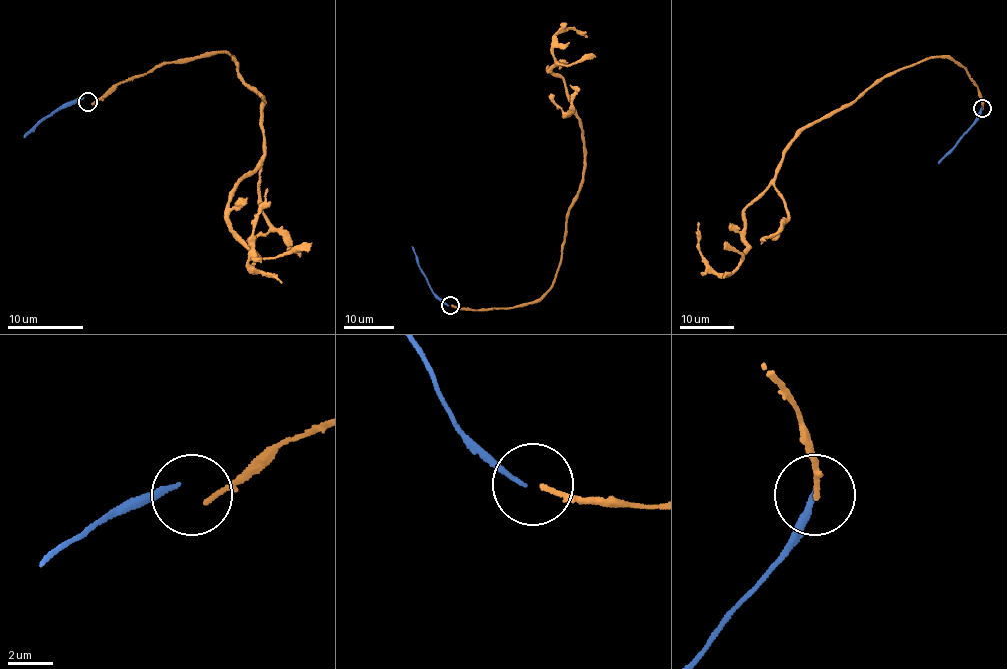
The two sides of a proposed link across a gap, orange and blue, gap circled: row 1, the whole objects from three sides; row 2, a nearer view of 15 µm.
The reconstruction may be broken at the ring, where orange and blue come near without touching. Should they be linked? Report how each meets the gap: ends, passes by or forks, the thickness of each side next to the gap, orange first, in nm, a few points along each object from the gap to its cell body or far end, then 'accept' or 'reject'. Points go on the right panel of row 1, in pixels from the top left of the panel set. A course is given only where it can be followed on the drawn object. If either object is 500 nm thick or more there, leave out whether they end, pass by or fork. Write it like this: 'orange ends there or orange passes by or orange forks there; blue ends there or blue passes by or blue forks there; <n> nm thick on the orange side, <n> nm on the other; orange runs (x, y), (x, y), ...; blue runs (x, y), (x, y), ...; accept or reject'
orange ends there; blue ends there; 220 nm thick on the orange side, 200 nm on the other; orange runs (981, 108), (950, 58), (890, 73), (793, 139), (746, 207), (747, 247), (731, 272), (703, 256), (699, 222); blue runs (982, 106), (973, 124), (938, 163); reject

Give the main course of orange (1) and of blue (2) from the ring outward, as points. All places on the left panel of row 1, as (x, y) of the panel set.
1: (92, 103), (224, 50), (263, 97), (264, 156), (227, 203), (249, 268), (268, 189)
2: (84, 98), (36, 123), (24, 136)

